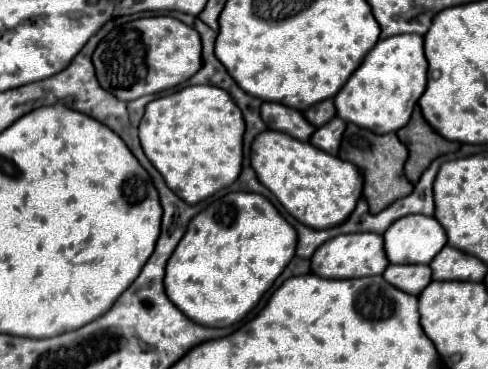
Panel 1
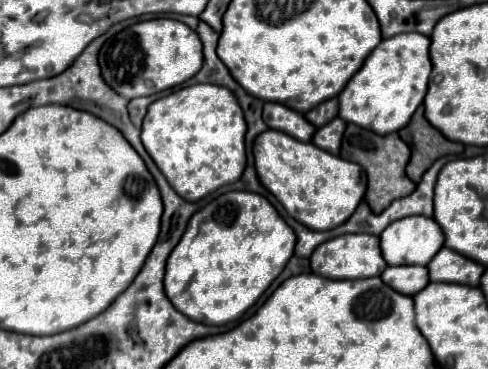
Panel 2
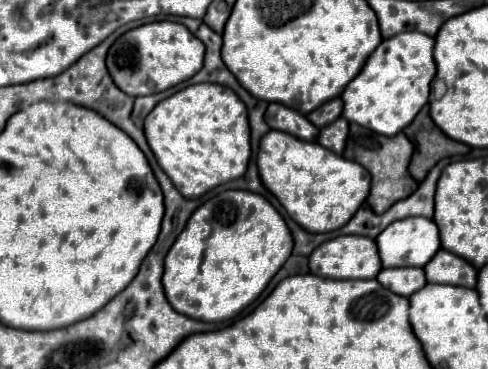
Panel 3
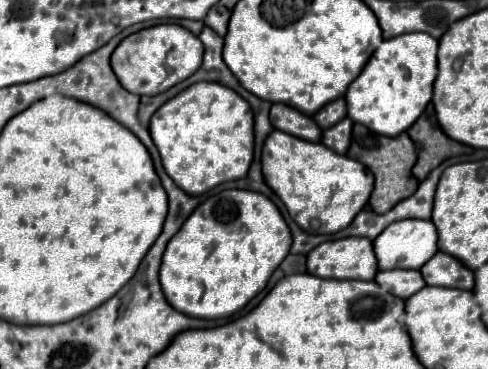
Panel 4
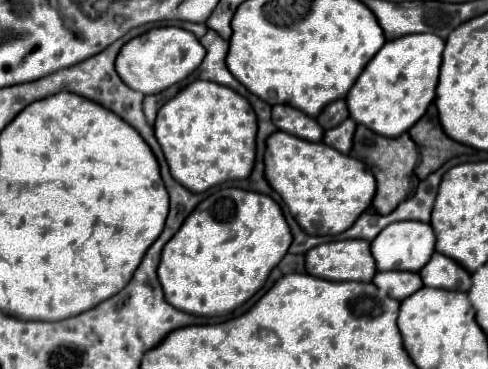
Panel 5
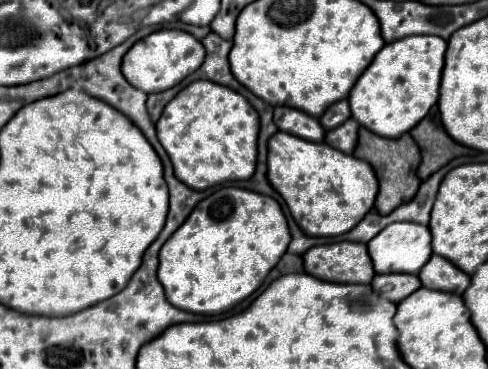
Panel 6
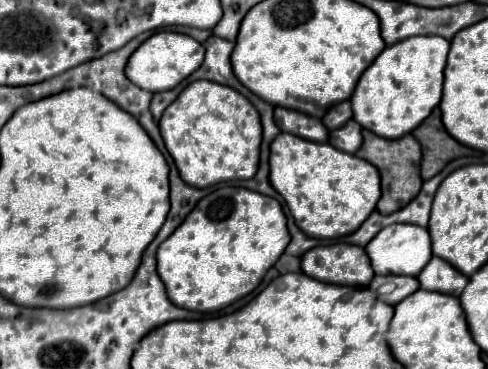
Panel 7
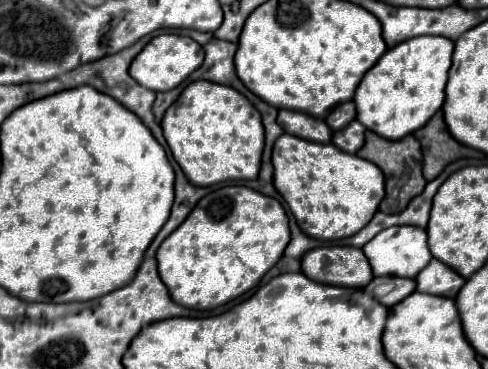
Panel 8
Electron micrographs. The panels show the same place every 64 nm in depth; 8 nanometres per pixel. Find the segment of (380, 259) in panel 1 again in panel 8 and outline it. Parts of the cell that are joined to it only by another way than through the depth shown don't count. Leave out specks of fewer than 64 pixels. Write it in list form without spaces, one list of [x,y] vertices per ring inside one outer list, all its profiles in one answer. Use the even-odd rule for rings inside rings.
[[[322,246],[302,256],[302,274],[320,284],[364,288],[374,278],[360,248]]]

